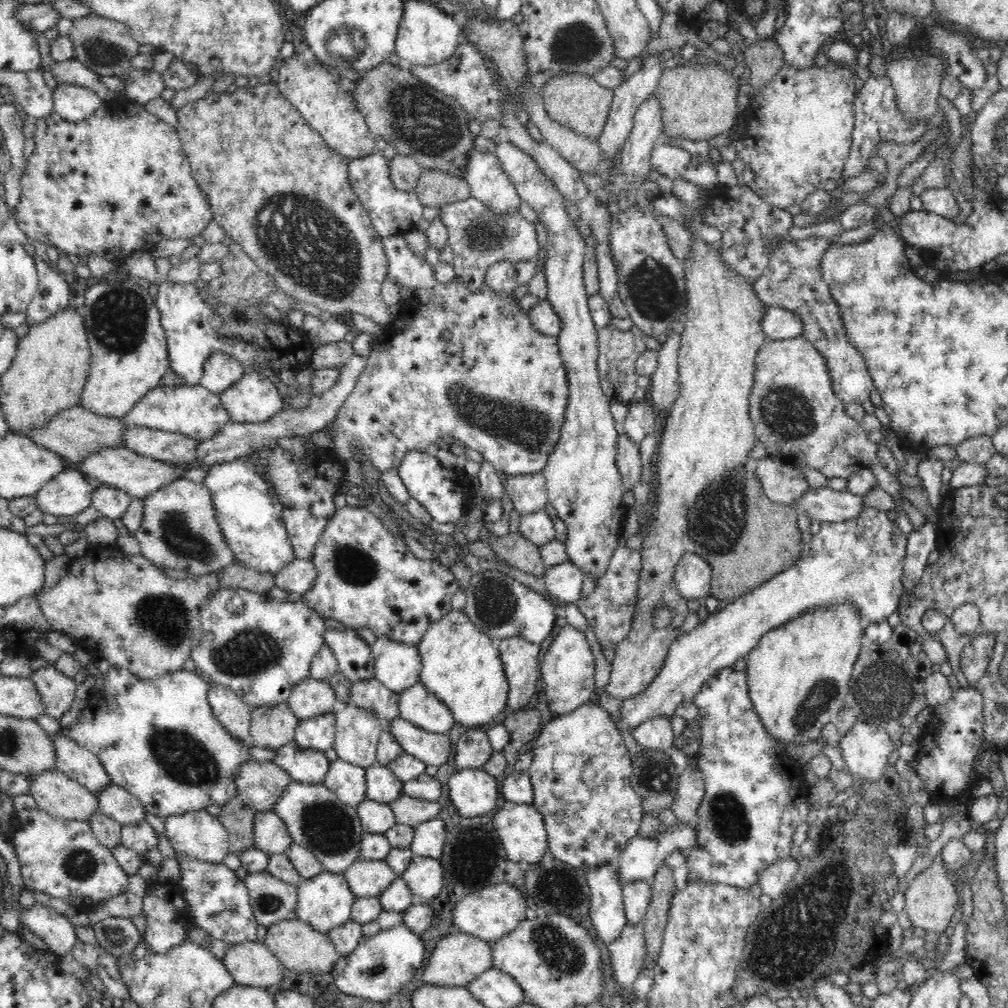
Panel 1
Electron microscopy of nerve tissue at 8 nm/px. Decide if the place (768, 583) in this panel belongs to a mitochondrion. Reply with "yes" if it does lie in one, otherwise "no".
no

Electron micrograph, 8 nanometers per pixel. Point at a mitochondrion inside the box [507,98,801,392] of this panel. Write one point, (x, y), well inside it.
(653, 288)

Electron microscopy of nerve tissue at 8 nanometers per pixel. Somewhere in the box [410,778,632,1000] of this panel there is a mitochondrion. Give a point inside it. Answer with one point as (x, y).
(560, 953)

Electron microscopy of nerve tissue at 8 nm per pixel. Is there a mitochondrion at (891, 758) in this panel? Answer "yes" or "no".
no

